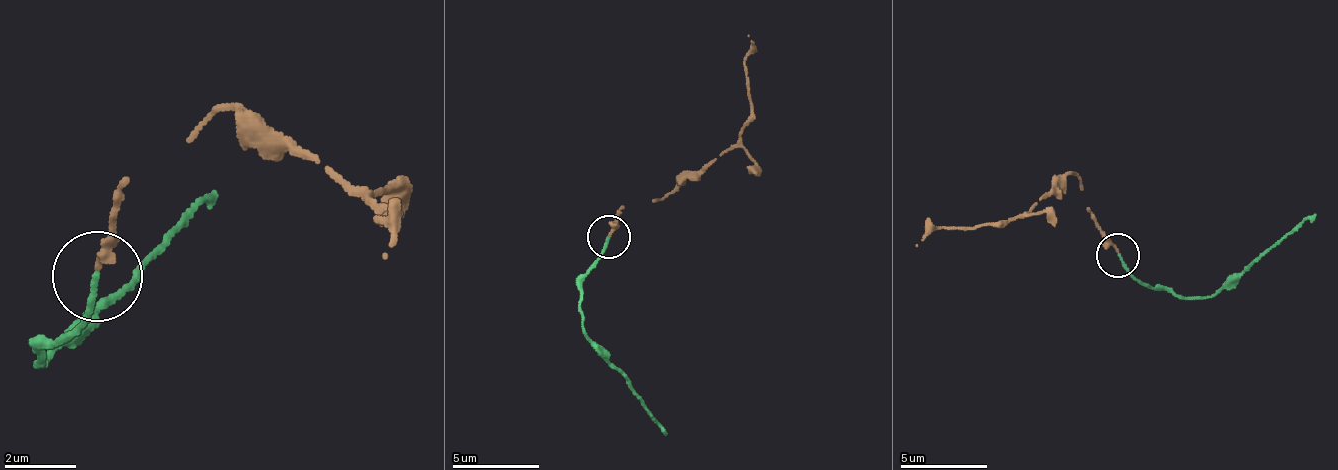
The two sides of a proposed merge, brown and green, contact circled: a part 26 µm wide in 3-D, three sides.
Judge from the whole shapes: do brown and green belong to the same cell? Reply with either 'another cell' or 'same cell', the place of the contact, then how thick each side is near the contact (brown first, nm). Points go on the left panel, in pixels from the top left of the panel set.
another cell; at (97, 276); 170 nm thick on the brown side, 160 nm on the other

